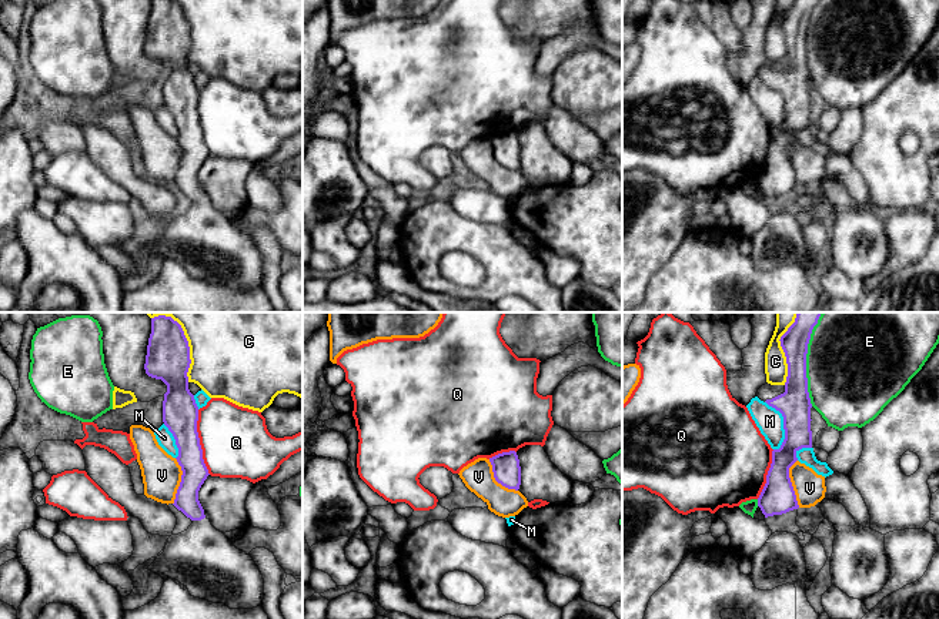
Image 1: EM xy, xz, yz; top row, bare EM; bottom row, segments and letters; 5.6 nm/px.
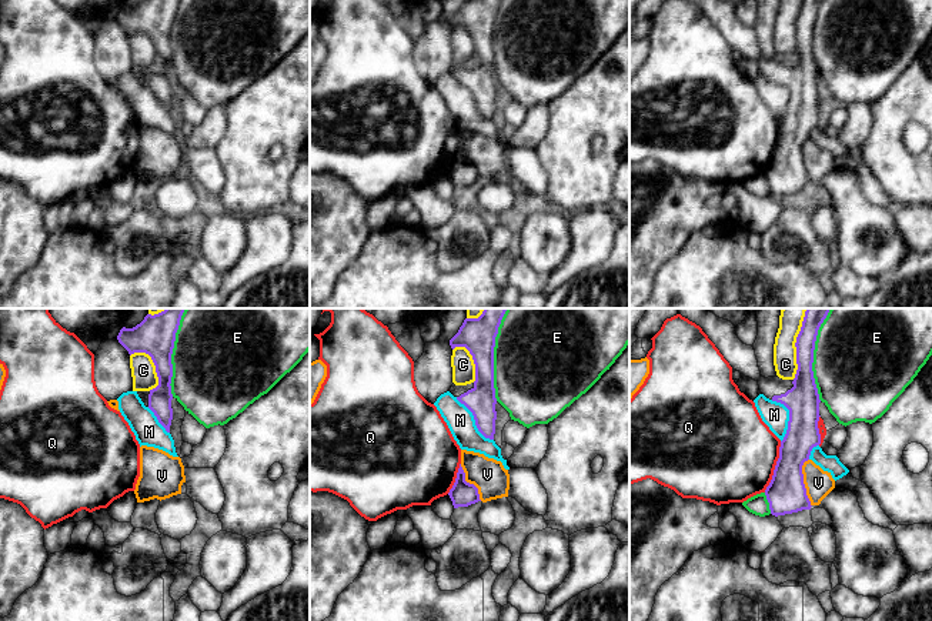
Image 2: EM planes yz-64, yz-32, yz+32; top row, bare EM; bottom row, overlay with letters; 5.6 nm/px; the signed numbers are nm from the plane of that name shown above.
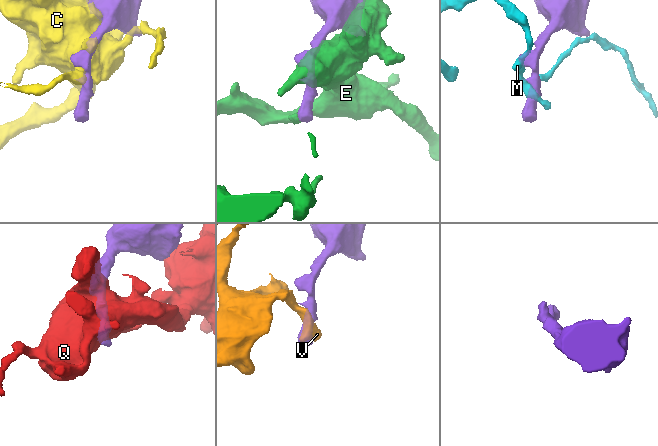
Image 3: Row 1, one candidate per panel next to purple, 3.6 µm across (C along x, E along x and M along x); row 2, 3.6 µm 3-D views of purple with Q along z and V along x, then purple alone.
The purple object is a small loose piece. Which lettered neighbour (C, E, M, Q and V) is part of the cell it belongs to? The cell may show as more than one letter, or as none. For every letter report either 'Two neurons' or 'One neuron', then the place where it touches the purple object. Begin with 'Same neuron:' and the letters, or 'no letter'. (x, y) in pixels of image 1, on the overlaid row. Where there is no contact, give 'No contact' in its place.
Same neuron: no letter
C: Two neurons. Touches purple at xy (186, 340)
E: Two neurons. Touches purple at yz (805, 360)
M: Two neurons. Touches purple at yz (784, 424)
Q: Two neurons. Touches purple at xy (199, 442)
V: Two neurons. Touches purple at yz (791, 484)

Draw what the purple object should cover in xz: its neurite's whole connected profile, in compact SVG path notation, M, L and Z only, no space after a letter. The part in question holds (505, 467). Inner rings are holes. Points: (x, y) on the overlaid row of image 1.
M515 451L502 452L489 458L494 478L498 484L508 489L519 489L521 466Z

